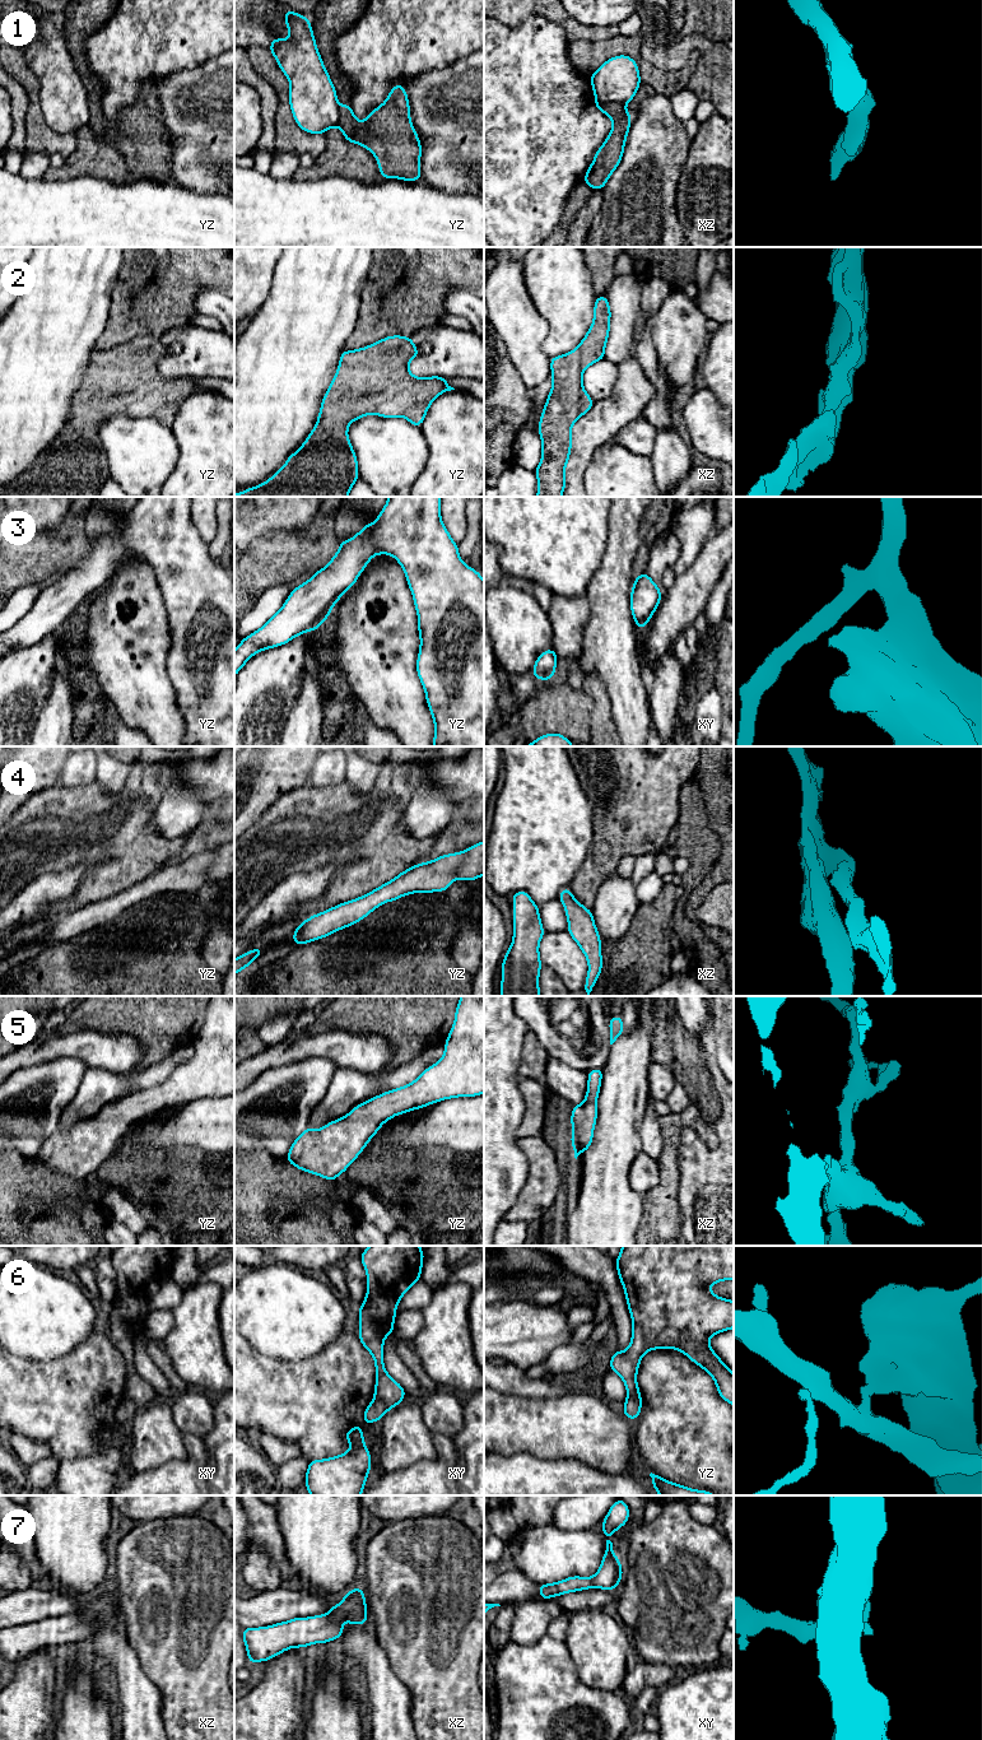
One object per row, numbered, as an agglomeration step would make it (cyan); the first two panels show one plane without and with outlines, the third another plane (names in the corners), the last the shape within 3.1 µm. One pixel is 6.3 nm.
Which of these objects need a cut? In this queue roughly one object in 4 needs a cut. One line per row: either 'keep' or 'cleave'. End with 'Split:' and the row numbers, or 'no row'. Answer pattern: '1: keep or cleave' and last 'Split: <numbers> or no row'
1: cleave
2: keep
3: keep
4: keep
5: keep
6: cleave
7: keep
Split: 1, 6

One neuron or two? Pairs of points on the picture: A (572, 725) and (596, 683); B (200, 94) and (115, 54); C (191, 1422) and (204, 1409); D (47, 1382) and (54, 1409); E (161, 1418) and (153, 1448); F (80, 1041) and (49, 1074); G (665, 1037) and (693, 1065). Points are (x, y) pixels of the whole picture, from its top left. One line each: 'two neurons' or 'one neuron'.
A: two neurons
B: two neurons
C: one neuron
D: one neuron
E: one neuron
F: two neurons
G: two neurons

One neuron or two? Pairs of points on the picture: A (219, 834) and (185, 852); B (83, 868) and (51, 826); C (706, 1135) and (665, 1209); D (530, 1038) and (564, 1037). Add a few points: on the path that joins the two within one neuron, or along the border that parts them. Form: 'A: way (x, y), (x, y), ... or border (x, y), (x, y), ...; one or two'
A: way (210, 837), (194, 845); one
B: border (94, 865), (79, 861), (51, 873); two
C: way (678, 1126), (670, 1134), (669, 1181); one
D: border (529, 1029), (548, 1056); two

